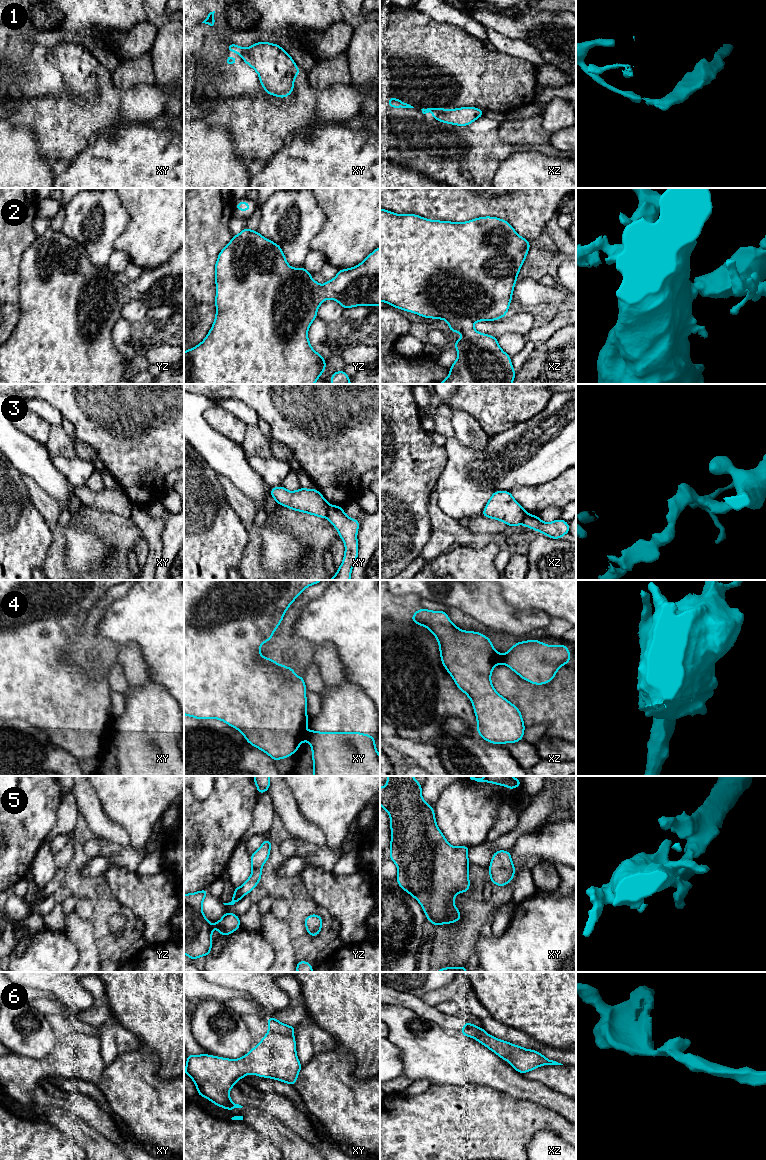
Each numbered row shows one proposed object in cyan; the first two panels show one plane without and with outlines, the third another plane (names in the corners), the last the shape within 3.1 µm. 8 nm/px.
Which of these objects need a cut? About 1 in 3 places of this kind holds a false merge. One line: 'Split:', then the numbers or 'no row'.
Split: 1, 3, 4, 6

